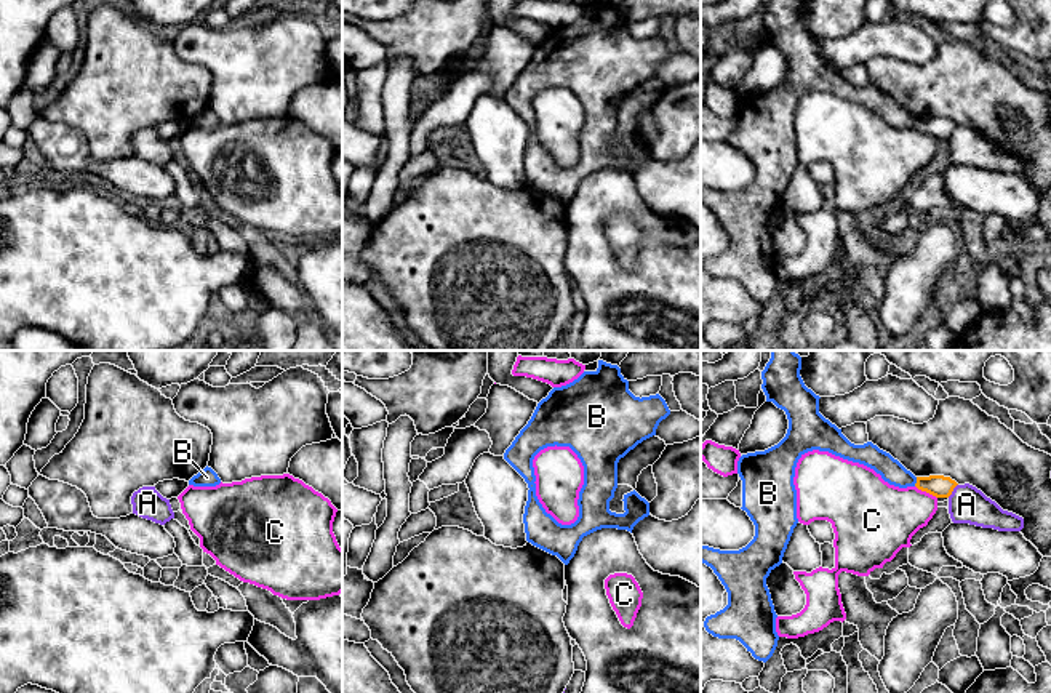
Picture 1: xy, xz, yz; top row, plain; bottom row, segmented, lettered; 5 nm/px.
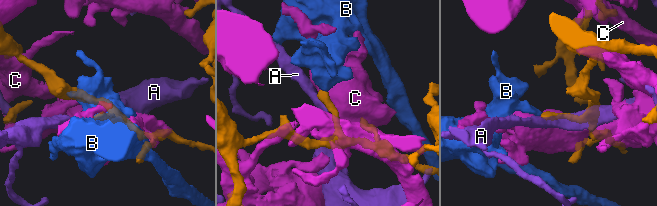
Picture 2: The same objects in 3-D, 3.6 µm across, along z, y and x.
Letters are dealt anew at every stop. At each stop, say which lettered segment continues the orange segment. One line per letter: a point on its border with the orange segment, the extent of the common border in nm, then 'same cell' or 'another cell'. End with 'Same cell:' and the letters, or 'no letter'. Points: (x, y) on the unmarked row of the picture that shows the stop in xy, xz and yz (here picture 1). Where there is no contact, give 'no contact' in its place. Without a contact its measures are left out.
A: contact yz (952, 132); length 90 nm; another cell
B: contact yz (917, 124); length 50 nm; another cell
C: contact yz (927, 133); length 130 nm; another cell
Same cell: no letter

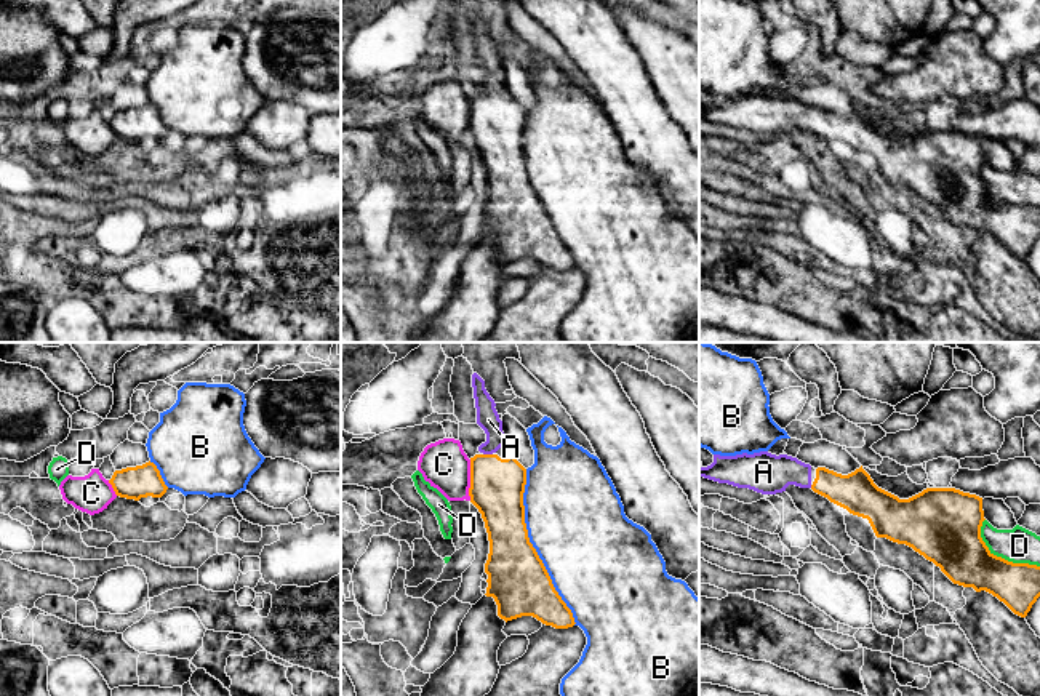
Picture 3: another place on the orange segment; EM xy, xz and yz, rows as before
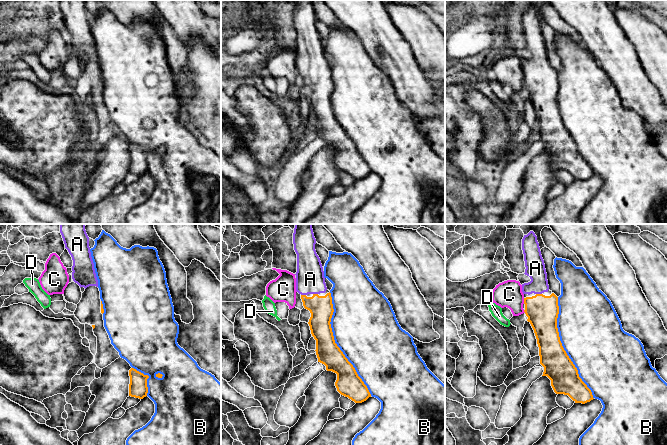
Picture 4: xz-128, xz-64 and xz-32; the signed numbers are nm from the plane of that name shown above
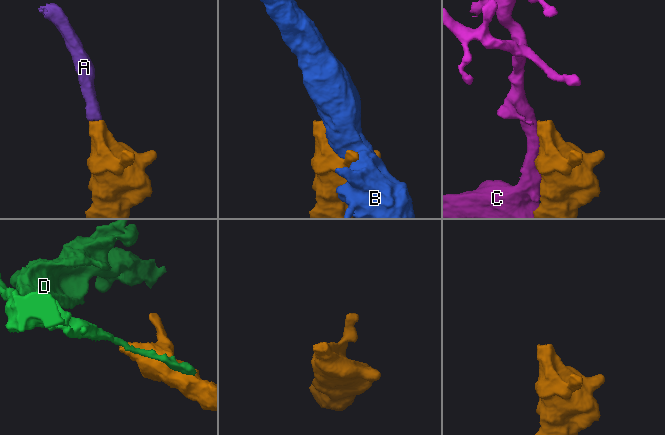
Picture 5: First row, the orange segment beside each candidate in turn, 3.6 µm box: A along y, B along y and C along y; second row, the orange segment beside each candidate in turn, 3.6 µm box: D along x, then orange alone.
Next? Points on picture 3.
A: contact xz (488, 96); length 50 nm; same cell
B: contact xz (533, 189); length 800 nm; another cell
C: contact xz (471, 122); length 200 nm; another cell
D: contact yz (1000, 199); length 380 nm; another cell
Same cell: A

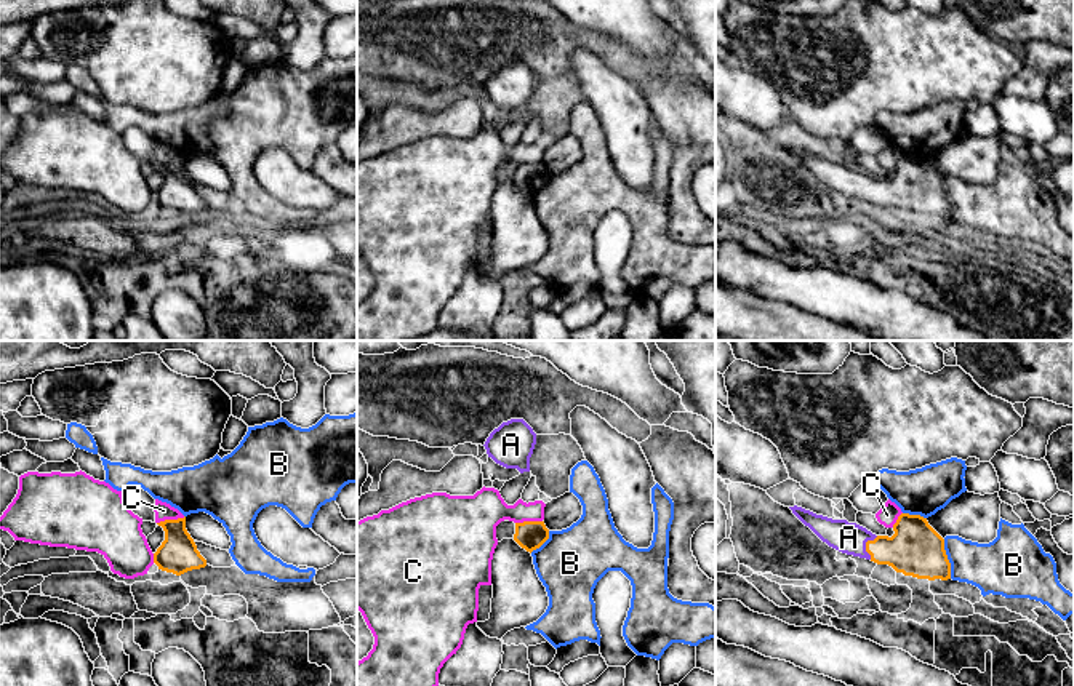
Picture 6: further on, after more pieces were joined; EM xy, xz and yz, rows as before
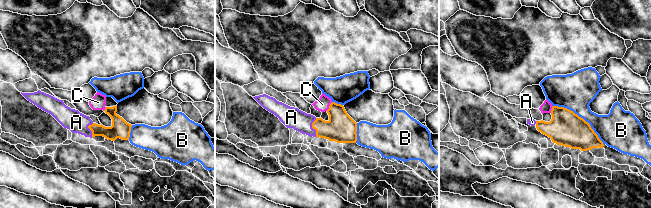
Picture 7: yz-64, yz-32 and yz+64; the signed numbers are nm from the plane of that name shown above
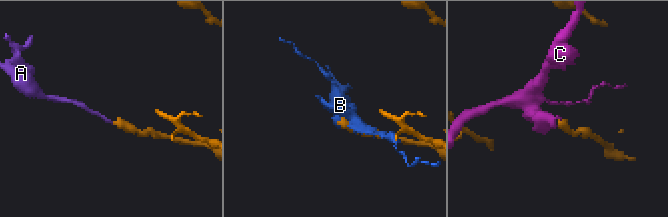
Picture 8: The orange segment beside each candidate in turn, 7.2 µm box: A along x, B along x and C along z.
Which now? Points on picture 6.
A: contact yz (866, 187); length 130 nm; same cell
B: contact yz (946, 200); length 200 nm; another cell
C: contact xy (170, 162); length 150 nm; another cell
Same cell: A

